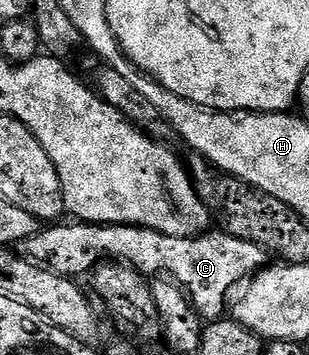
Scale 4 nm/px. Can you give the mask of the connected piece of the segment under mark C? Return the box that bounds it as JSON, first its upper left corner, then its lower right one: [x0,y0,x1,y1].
[22,221,270,320]

